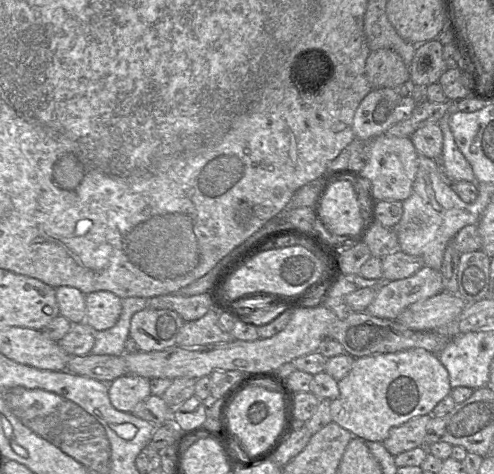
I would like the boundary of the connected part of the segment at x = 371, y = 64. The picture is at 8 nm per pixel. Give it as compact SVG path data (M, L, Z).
M391 49L371 50L366 59L365 71L372 89L405 87L409 84L409 67Z

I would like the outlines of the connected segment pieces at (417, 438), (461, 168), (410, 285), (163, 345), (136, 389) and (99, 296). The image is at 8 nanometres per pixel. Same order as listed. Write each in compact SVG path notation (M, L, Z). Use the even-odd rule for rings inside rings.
M432 414L418 416L390 430L388 437L382 442L390 454L396 456L404 451L423 446L427 425Z
M451 111L438 122L443 133L443 149L439 159L440 167L450 181L468 181L477 183L472 167L456 145L450 128Z
M424 266L413 275L387 282L365 311L372 316L387 319L396 317L409 305L430 298L443 291L439 270Z
M144 308L131 319L129 336L142 352L160 351L177 344L177 336L185 321L175 311L169 309Z
M133 374L120 376L108 384L108 395L115 409L132 413L138 403L151 395L150 379Z
M96 291L85 295L85 323L97 331L113 327L122 312L122 300L109 291Z

